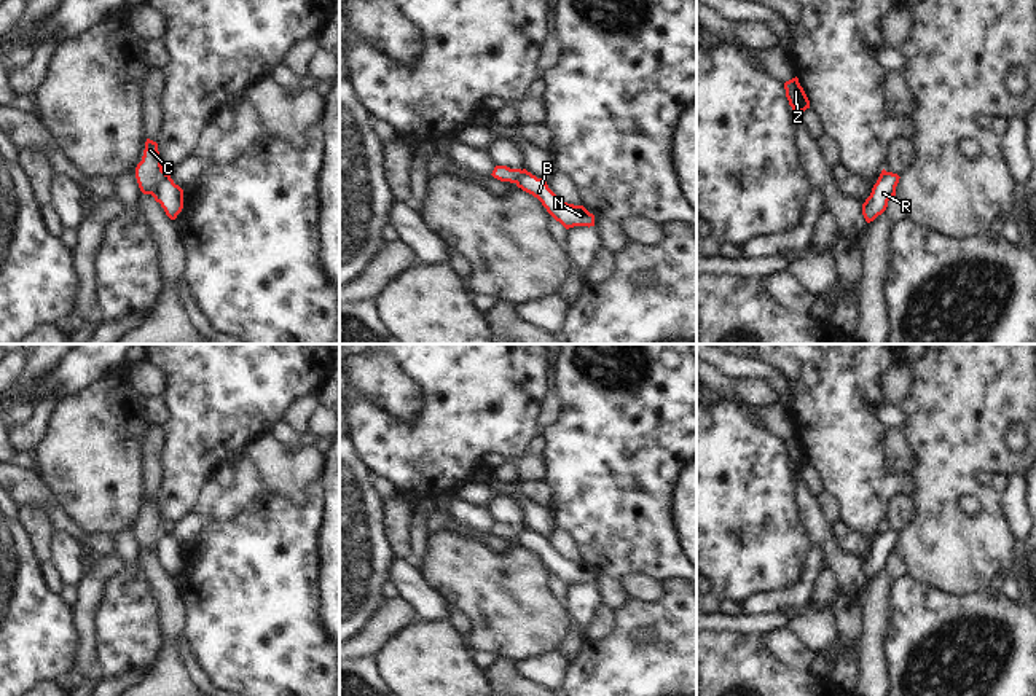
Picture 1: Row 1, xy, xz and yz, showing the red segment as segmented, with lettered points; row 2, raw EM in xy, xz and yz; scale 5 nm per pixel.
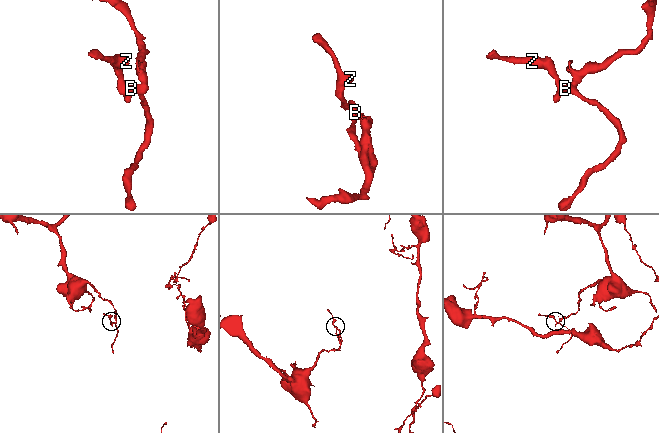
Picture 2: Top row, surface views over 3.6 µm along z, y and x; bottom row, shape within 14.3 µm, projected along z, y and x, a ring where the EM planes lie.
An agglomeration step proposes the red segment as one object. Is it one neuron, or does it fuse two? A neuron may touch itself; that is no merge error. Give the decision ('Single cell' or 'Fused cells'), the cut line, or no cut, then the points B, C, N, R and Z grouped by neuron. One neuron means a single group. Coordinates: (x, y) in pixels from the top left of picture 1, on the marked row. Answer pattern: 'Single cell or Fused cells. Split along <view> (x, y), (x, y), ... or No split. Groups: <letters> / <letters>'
Fused cells. Split along xy (168, 174), (158, 183), (153, 196). Groups: B N R / C Z

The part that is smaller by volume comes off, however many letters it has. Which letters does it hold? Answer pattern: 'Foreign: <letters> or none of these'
Foreign: C, Z

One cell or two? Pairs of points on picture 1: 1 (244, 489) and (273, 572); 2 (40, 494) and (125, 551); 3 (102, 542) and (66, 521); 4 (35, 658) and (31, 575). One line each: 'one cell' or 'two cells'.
1: two cells
2: two cells
3: one cell
4: one cell

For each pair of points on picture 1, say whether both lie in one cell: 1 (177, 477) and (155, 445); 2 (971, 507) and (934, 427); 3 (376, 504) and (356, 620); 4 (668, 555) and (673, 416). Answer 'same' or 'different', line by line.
1: different
2: different
3: same
4: same

